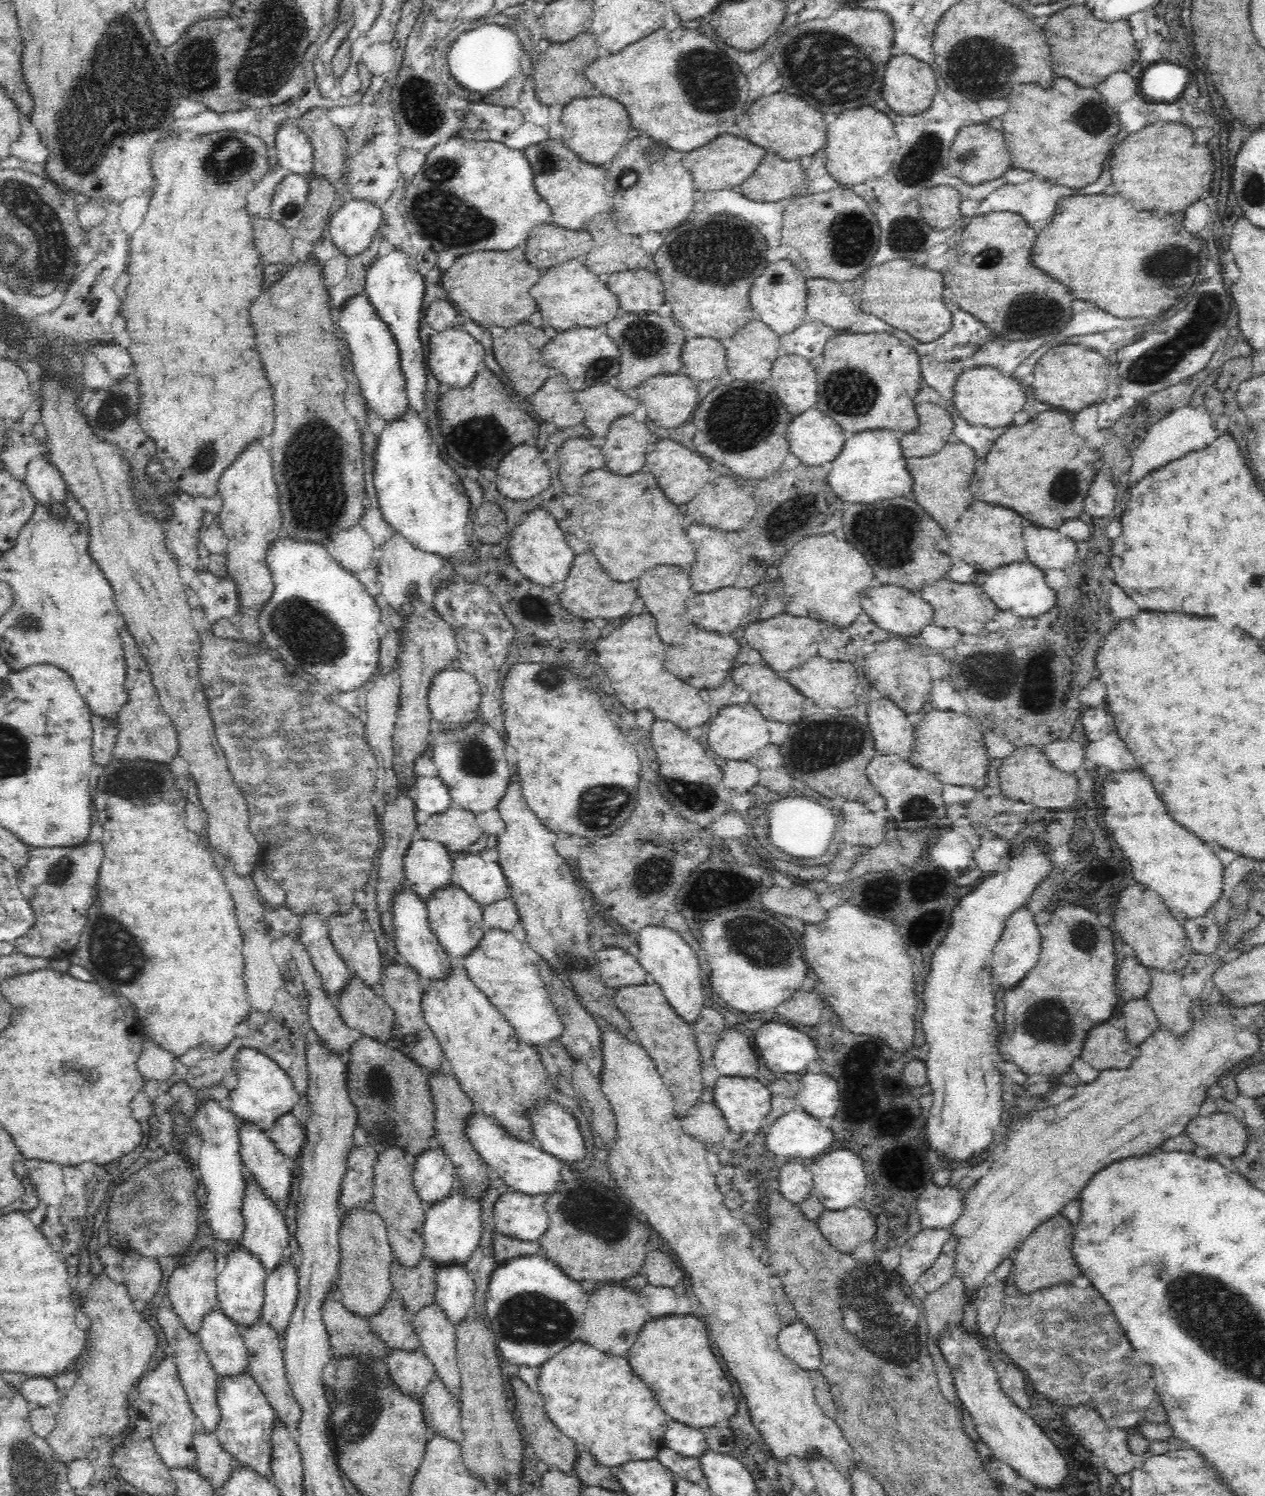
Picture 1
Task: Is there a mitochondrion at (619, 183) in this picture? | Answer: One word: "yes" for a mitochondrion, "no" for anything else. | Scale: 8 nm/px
yes

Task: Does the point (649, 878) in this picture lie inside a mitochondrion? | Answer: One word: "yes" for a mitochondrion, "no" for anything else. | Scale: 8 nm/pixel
yes

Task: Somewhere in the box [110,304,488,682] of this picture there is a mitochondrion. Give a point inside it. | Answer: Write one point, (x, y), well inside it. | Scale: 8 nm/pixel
(317, 495)

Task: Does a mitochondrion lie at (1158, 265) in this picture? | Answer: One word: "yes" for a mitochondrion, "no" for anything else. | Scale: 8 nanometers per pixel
yes

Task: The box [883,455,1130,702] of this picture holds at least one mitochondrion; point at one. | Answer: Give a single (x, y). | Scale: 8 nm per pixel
(1064, 488)

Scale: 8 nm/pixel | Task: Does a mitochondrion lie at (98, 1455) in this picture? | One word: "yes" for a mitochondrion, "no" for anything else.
no

